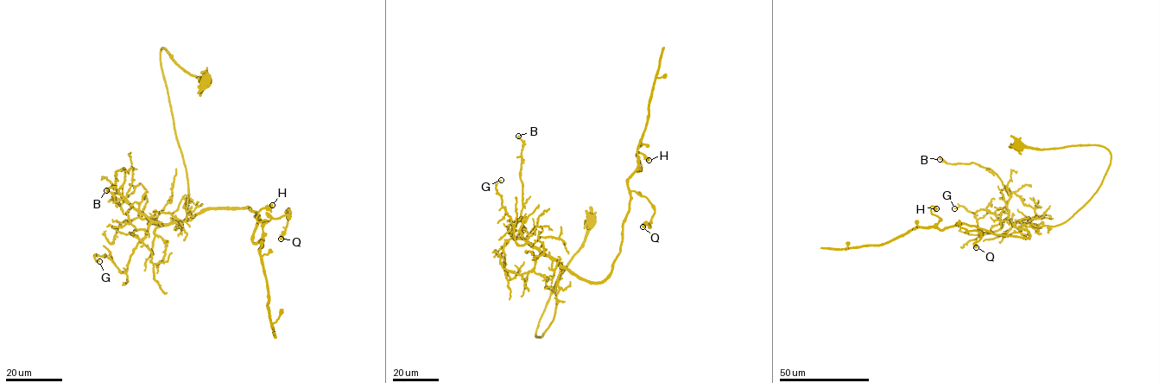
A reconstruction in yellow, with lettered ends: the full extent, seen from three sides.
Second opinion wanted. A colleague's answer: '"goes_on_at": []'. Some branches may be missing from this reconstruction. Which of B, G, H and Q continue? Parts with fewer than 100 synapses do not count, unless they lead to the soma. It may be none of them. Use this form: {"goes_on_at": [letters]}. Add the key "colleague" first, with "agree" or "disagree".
{"colleague": "agree", "goes_on_at": []}

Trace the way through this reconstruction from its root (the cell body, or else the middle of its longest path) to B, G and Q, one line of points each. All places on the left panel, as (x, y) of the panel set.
B: (206, 80), (161, 49), (188, 183), (184, 220), (160, 224), (133, 208), (118, 190), (123, 168), (106, 190)
G: (206, 80), (161, 49), (187, 181), (186, 217), (152, 222), (125, 272), (108, 257), (95, 254), (99, 261)
Q: (206, 80), (161, 49), (187, 181), (186, 217), (245, 207), (259, 215), (257, 223), (289, 209), (281, 239)

